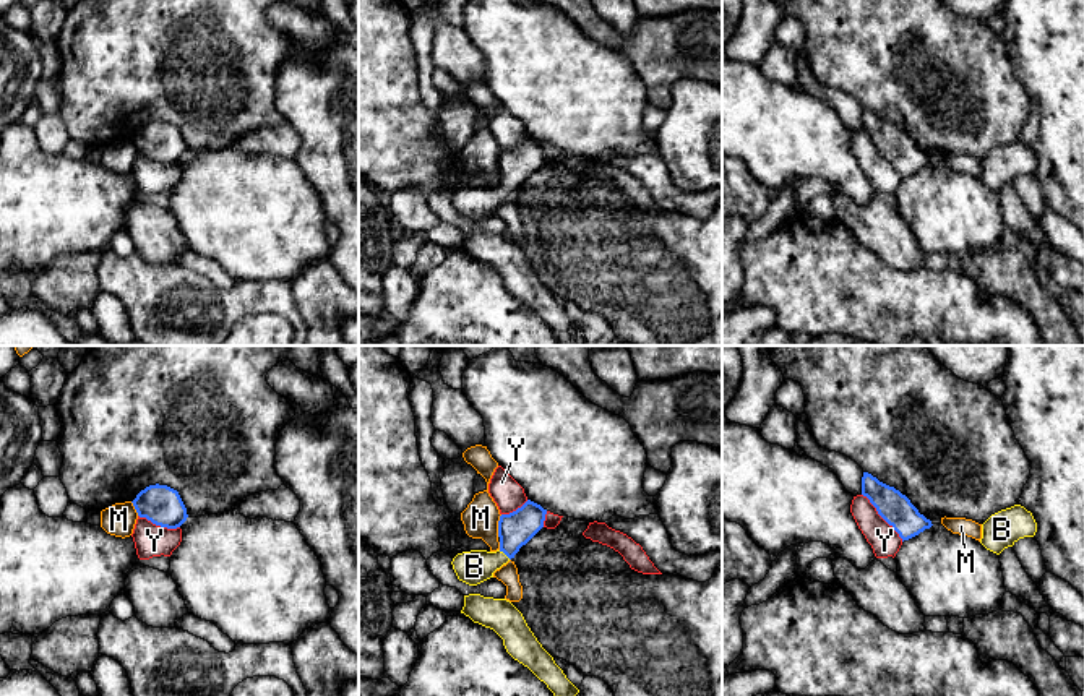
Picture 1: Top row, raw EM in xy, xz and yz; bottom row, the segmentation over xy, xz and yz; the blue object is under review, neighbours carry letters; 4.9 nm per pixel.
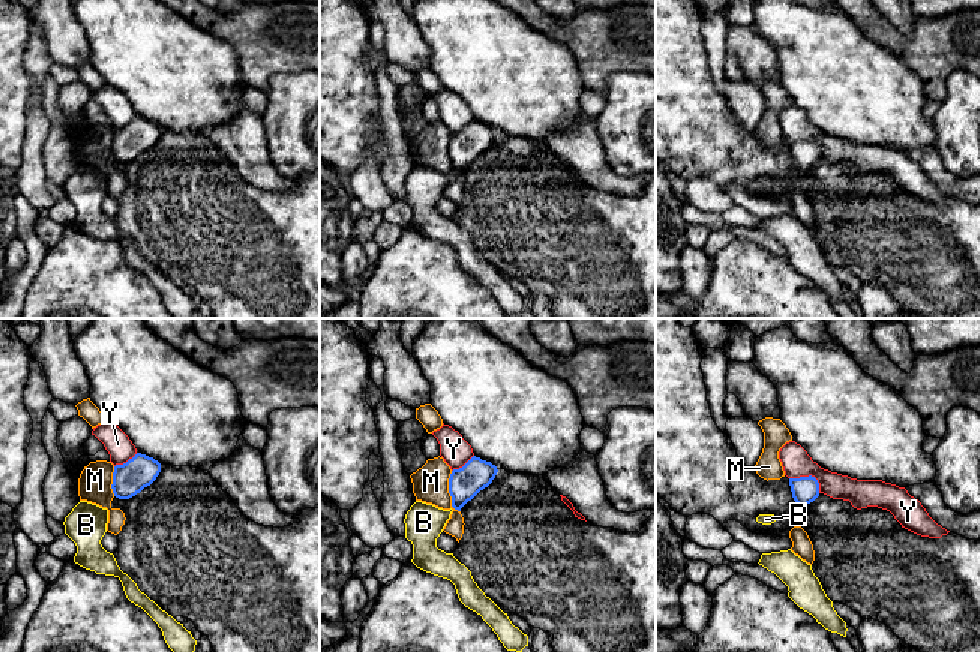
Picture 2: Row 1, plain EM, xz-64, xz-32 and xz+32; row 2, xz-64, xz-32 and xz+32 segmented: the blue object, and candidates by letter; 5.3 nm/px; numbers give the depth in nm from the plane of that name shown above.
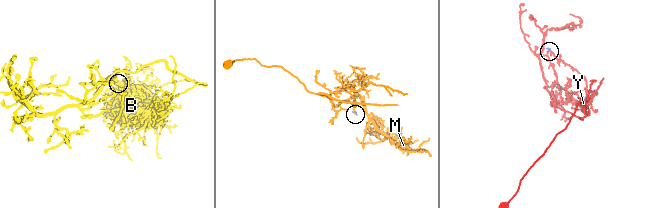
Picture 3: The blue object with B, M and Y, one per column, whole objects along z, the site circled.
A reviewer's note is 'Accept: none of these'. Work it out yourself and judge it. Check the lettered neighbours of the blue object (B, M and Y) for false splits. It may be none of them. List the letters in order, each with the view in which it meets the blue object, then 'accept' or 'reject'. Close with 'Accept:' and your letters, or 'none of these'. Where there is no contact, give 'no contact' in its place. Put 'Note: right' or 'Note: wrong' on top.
Note: wrong
B: meets blue in xz; accept
M: meets blue in xz; reject
Y: meets blue in yz; reject
Accept: B

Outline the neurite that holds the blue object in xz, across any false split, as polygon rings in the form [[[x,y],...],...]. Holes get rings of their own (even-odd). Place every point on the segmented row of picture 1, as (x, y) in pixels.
[[[527,500],[498,521],[500,548],[497,552],[471,550],[458,553],[451,565],[459,581],[477,586],[506,565],[542,527],[547,509]]]

